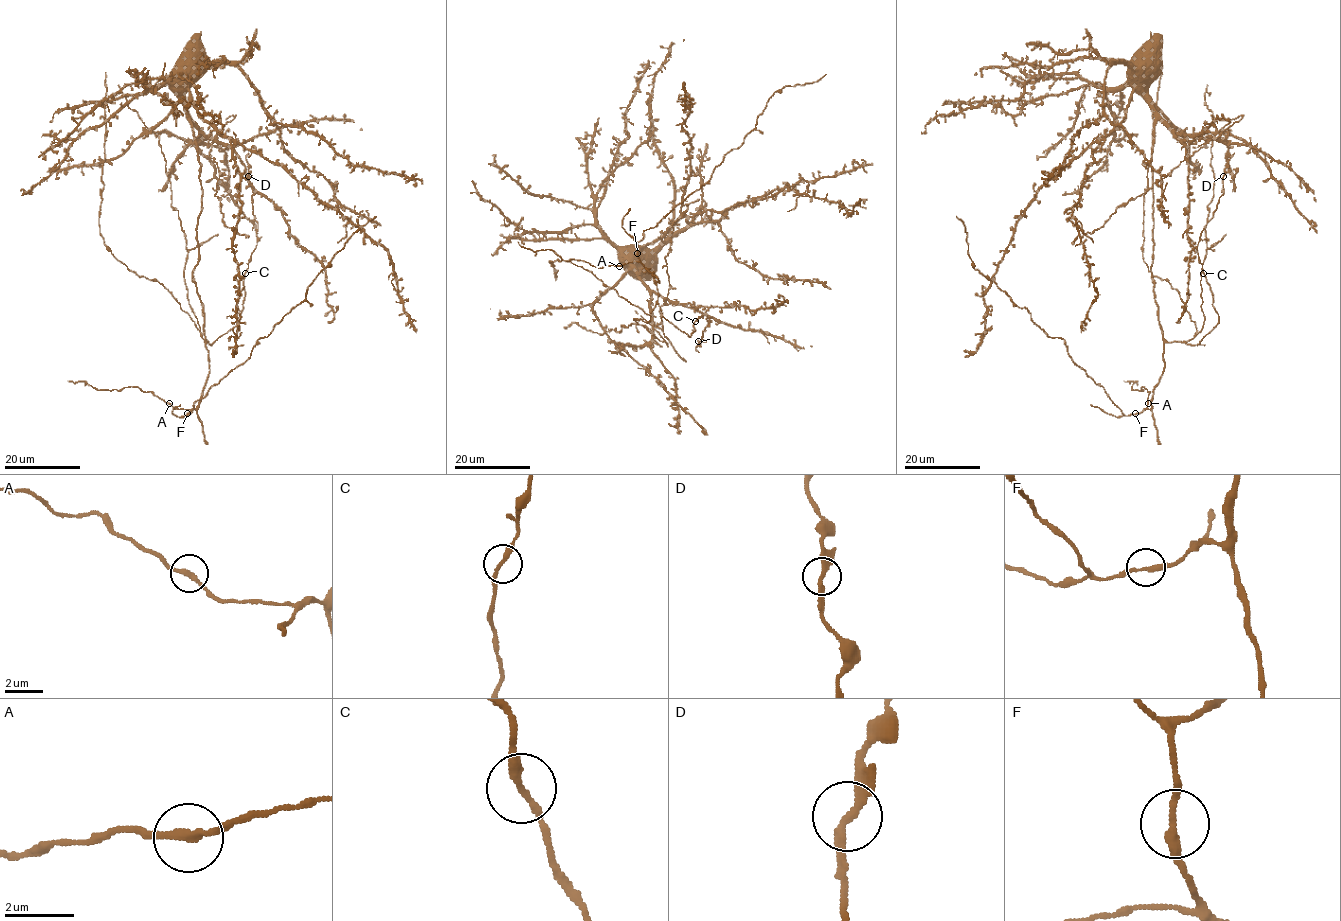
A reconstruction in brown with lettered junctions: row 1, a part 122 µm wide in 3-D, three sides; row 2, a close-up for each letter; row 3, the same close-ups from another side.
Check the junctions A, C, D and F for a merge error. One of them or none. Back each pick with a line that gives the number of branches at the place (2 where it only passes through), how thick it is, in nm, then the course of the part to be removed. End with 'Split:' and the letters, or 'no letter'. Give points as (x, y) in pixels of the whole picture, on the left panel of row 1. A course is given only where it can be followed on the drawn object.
Split: no letter

